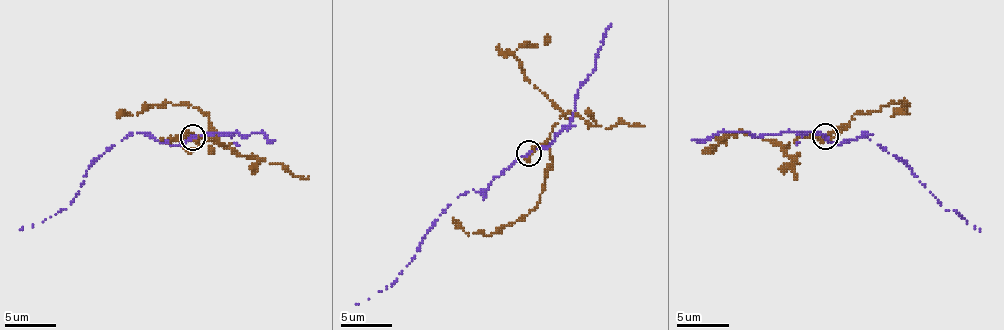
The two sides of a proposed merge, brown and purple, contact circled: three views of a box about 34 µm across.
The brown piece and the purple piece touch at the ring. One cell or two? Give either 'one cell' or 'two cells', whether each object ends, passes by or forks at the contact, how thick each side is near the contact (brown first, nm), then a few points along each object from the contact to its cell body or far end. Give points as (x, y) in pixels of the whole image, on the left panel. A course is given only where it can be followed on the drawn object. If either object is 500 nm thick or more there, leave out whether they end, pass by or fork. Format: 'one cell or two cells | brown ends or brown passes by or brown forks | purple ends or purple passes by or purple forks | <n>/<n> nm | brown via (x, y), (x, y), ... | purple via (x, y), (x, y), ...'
two cells | 550/280 nm | brown via (193, 138), (216, 133), (208, 115), (191, 105), (165, 102), (117, 117) | purple via (193, 135), (186, 143), (170, 145), (145, 133), (129, 133), (86, 171), (78, 194), (66, 209), (20, 229)

